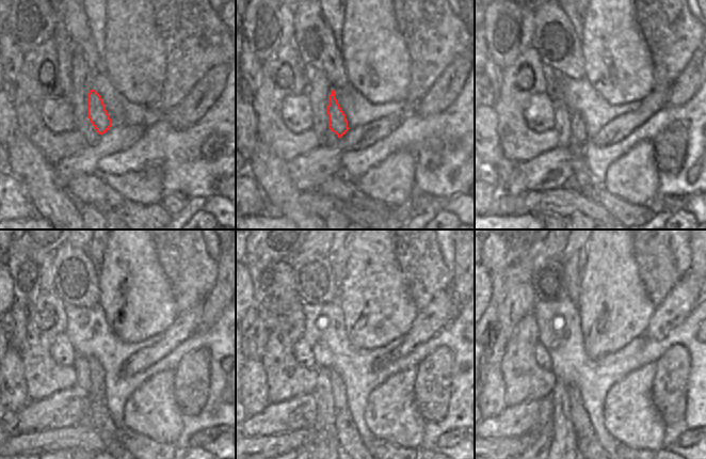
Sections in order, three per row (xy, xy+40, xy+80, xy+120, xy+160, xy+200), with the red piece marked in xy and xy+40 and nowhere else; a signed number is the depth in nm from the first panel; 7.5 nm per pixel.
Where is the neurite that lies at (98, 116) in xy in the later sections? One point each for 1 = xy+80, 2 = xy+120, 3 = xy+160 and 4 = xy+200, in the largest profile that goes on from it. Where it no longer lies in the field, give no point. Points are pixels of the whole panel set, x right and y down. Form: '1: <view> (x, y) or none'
1: xy+80 (577, 128)
2: xy+120 (96, 372)
3: xy+160 (337, 388)
4: xy+200 (584, 432)

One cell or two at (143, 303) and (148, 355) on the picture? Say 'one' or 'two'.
two

